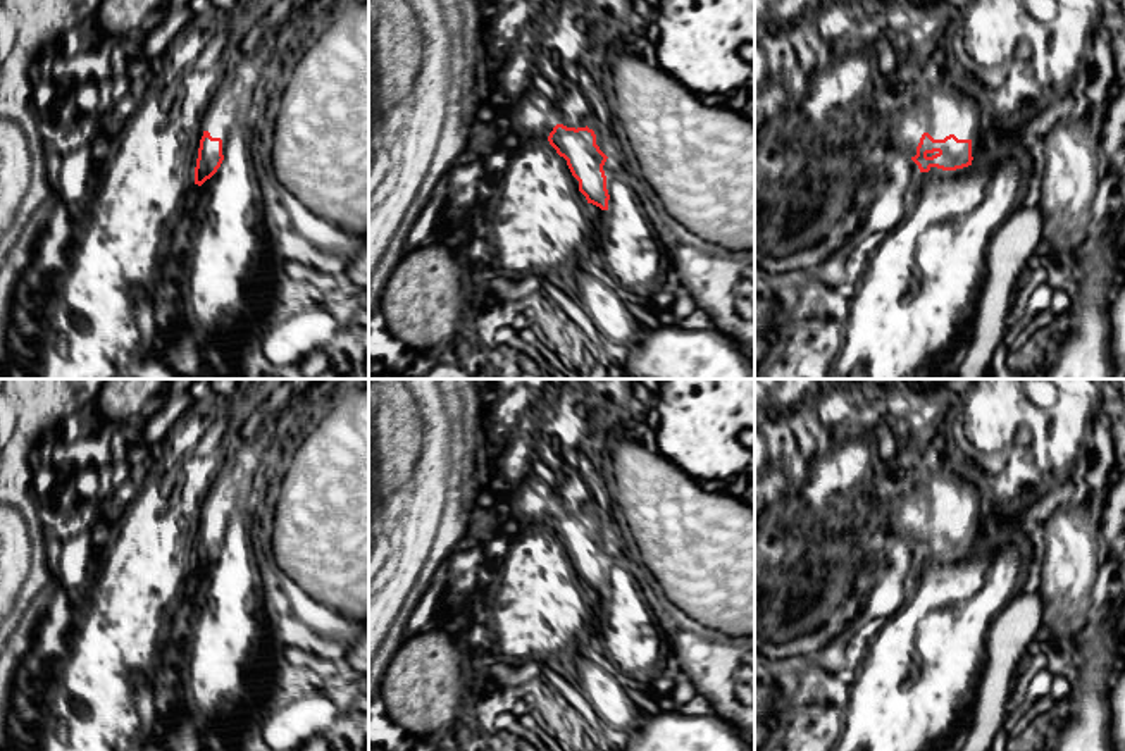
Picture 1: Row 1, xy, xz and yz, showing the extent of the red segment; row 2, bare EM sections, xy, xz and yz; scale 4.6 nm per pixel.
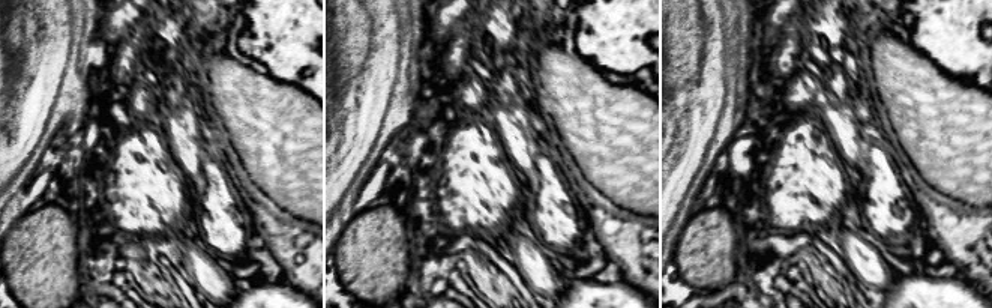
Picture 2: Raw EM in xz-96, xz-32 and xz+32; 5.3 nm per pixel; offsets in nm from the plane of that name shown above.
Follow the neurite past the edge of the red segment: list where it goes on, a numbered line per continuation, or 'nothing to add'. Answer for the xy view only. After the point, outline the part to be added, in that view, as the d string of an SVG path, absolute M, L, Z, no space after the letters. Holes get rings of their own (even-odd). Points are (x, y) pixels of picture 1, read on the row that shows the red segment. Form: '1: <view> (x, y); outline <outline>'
1: xy (238, 95); outline M243 60L238 72L221 69L221 83L200 122L200 140L205 131L212 138L221 138L224 155L233 131L258 110L269 72L270 67L264 62L250 60Z

